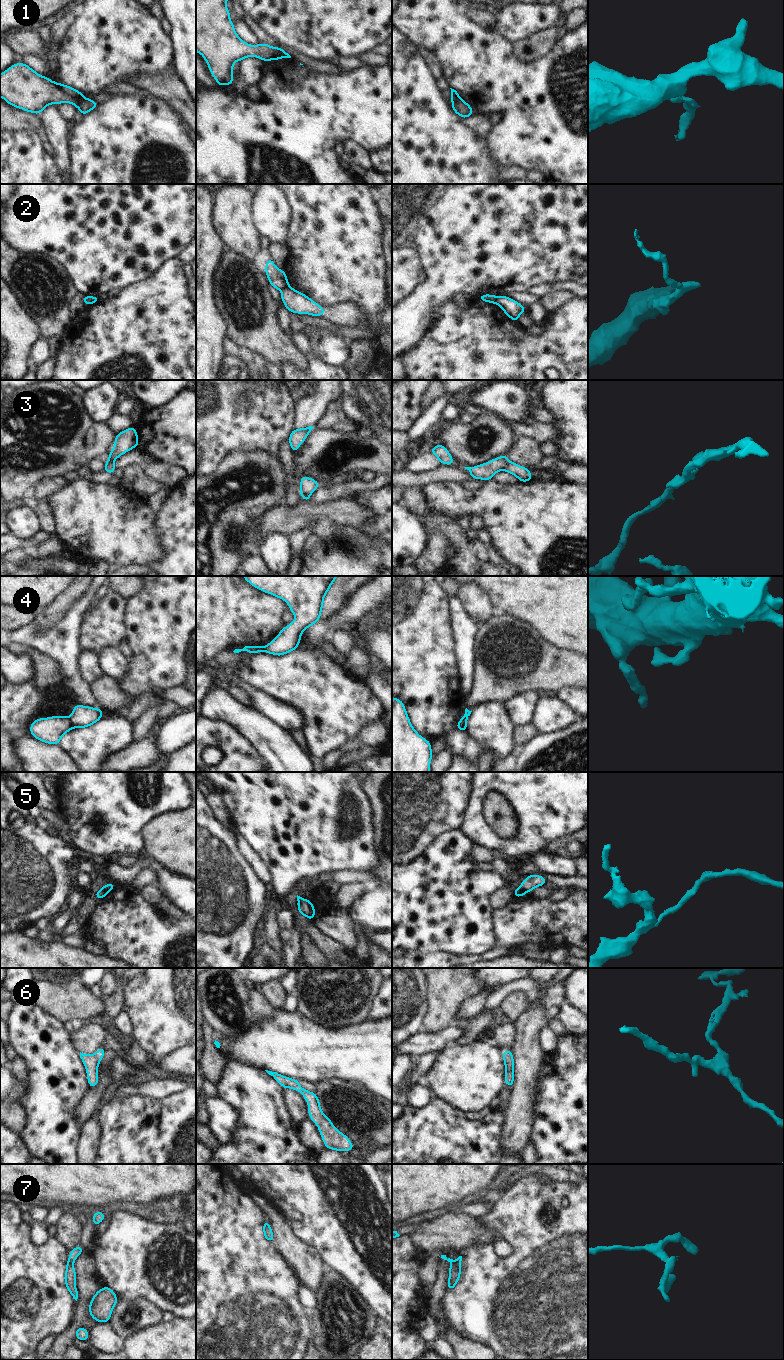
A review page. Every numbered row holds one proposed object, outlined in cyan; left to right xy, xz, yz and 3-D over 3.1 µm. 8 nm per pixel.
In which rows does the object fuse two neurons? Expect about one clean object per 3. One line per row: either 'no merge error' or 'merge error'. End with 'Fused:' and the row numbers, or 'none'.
1: merge error
2: merge error
3: merge error
4: merge error
5: merge error
6: no merge error
7: merge error
Fused: 1, 2, 3, 4, 5, 7

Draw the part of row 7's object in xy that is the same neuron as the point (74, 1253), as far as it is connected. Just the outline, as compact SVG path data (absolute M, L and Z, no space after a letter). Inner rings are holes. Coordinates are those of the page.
M78 1245L76 1248L70 1250L69 1258L67 1259L68 1263L74 1264L76 1258L84 1251L85 1249Z

